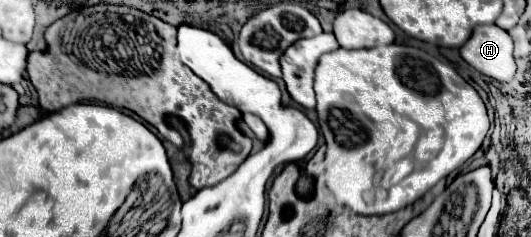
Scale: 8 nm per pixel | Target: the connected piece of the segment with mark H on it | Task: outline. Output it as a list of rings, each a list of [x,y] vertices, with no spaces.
[[[479,25],[469,41],[461,47],[461,57],[479,73],[501,83],[515,77],[513,41],[497,25]]]

